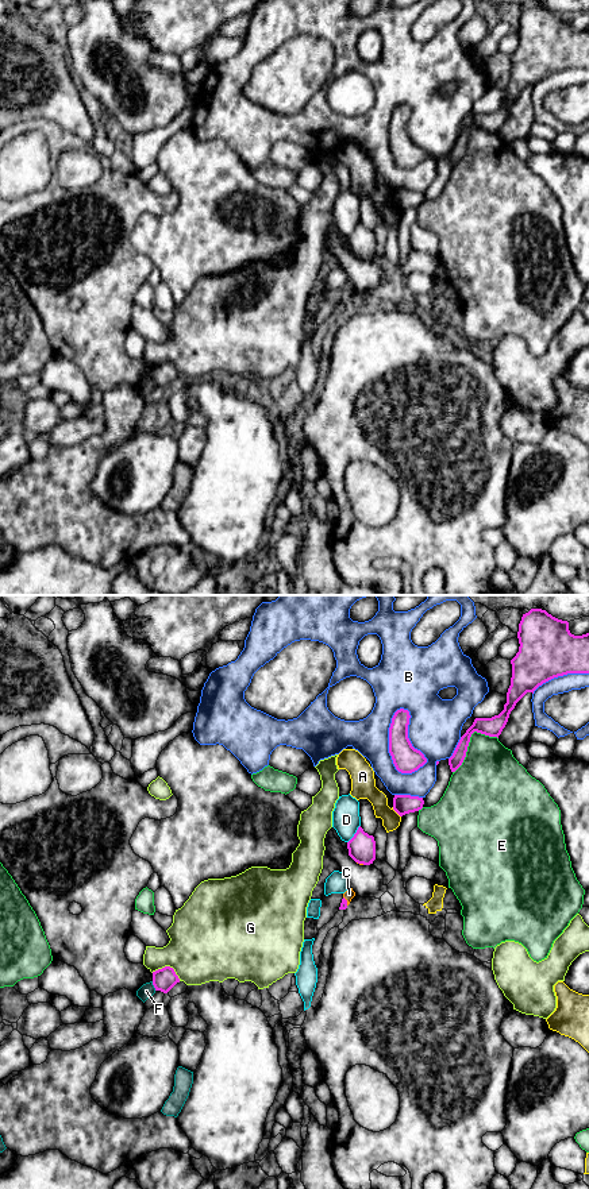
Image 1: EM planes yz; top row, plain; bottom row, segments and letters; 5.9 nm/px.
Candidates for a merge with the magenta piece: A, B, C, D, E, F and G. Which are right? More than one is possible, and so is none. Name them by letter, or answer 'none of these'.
C

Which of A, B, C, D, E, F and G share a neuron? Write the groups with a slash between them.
A / B / C / D / E / F / G

